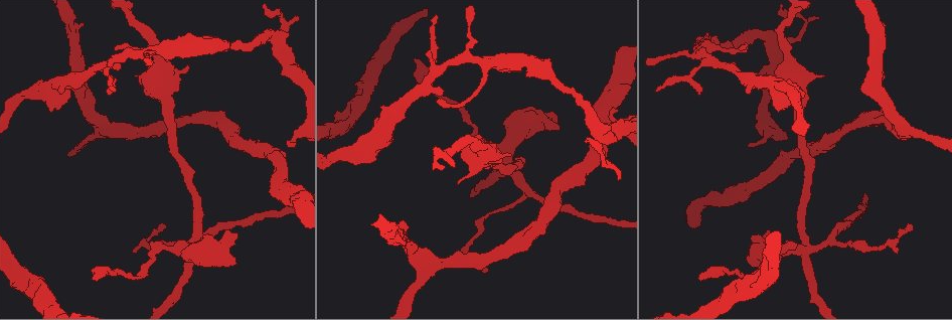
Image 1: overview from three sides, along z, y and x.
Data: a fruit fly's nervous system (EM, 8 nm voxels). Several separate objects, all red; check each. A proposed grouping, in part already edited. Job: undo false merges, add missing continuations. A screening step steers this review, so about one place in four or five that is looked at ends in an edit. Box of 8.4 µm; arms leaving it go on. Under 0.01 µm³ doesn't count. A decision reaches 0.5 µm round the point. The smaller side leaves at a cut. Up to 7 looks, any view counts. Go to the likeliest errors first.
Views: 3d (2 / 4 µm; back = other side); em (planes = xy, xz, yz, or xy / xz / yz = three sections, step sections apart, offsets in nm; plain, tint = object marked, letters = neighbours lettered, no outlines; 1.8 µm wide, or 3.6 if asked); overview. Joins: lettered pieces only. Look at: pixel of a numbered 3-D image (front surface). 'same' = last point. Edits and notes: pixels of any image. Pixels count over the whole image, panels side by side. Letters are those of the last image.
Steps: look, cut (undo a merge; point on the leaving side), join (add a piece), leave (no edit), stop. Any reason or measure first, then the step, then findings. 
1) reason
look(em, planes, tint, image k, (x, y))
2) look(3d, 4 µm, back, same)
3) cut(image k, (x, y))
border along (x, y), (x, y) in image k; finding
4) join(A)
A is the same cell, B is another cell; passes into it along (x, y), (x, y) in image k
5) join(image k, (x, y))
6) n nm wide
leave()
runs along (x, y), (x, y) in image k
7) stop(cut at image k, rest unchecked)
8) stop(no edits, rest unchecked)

an open end
look(3d, 4 µm, back, image 1, (558, 125))

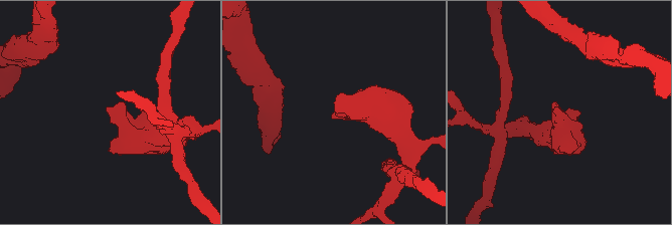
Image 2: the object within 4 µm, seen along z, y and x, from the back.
need the tissue
look(em, xz, step 8, letters, image 2, (555, 109))

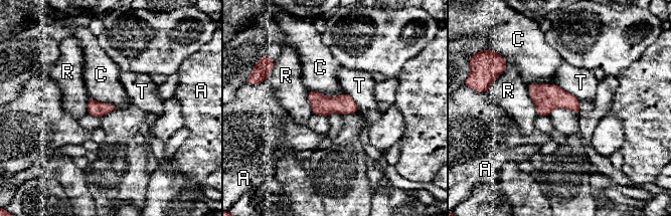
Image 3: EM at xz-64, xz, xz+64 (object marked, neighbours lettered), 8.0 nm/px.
look(em, planes, letters, same)

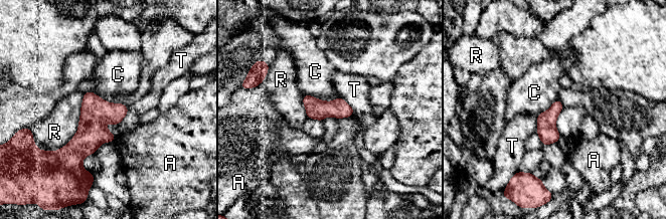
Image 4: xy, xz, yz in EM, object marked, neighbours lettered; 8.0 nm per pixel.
R touches over 550 nm
leave()
A, C, R and T are other cells; border along (304, 93), (328, 101), (339, 97) in image 4; no lettered piece goes on from it

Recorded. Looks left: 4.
end of a long branch
look(em, xy, step 8, letters, image 1, (91, 279))

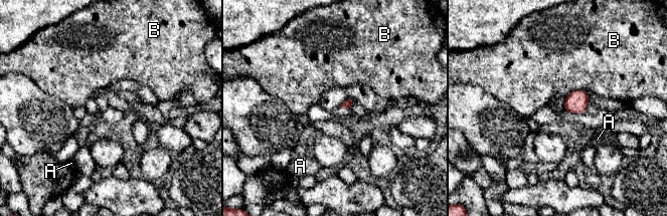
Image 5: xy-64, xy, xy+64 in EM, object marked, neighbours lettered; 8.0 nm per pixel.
B touches over 160 nm
leave()
A and B are other cells; no lettered piece goes on from it

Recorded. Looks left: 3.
free end
look(em, xy, step 4, letters, image 1, (121, 67))

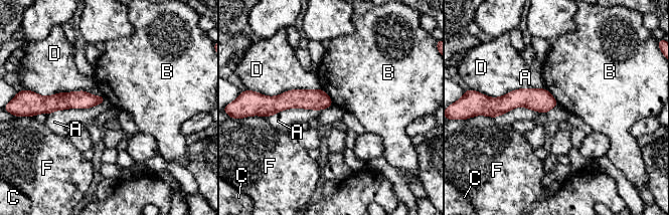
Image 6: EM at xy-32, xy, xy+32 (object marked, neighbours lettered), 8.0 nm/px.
120 nm wide
leave()
A, B, C, D and F are other cells; runs along (329, 101), (285, 100), (271, 111) in image 6; none of them fits

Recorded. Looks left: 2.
stop(no edits, rest unchecked)

